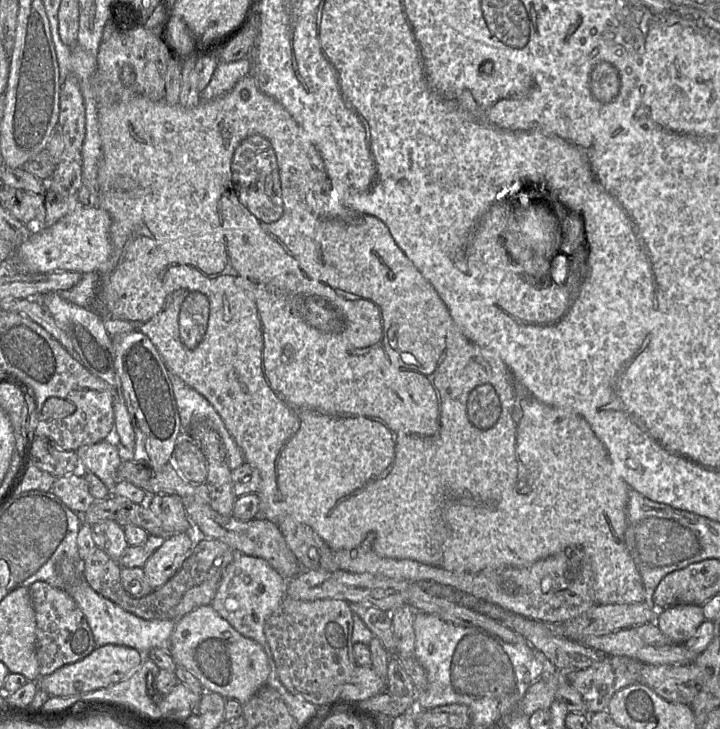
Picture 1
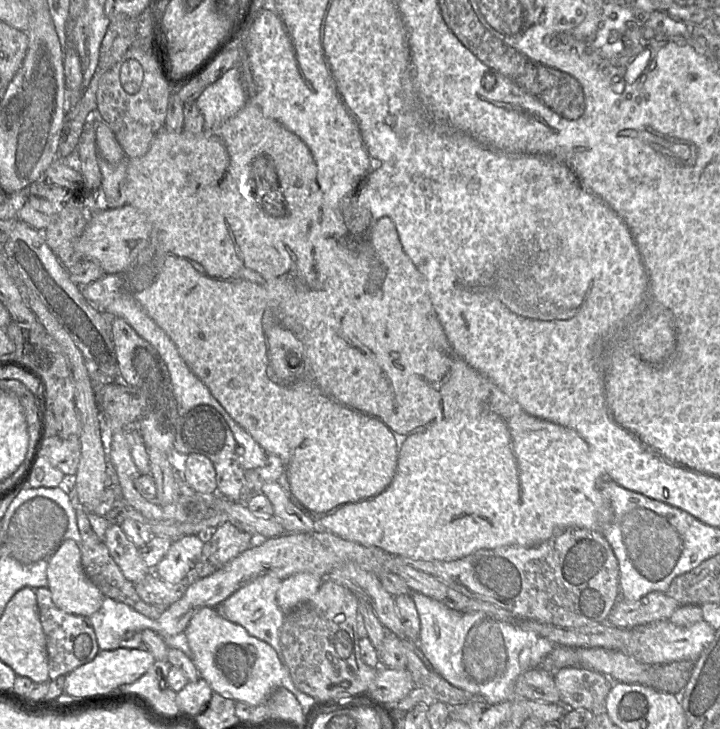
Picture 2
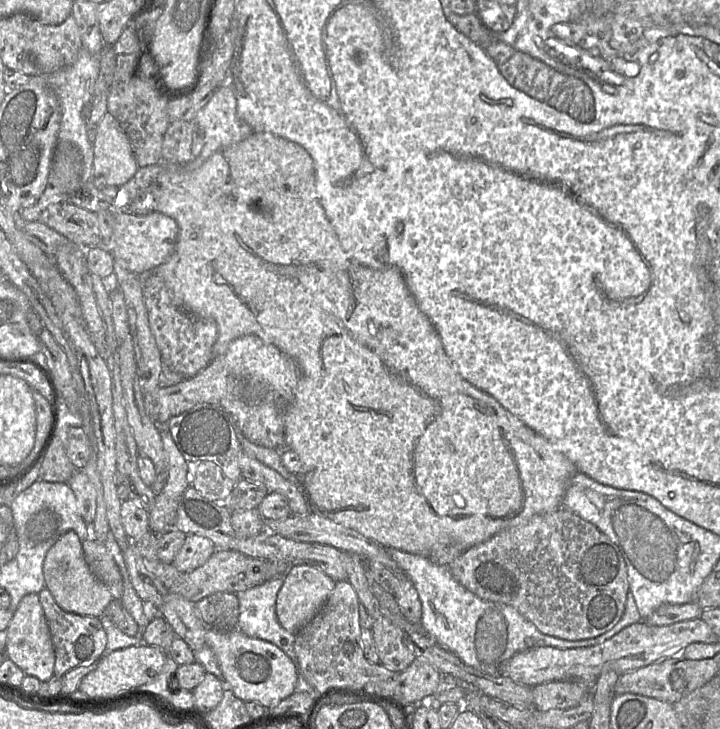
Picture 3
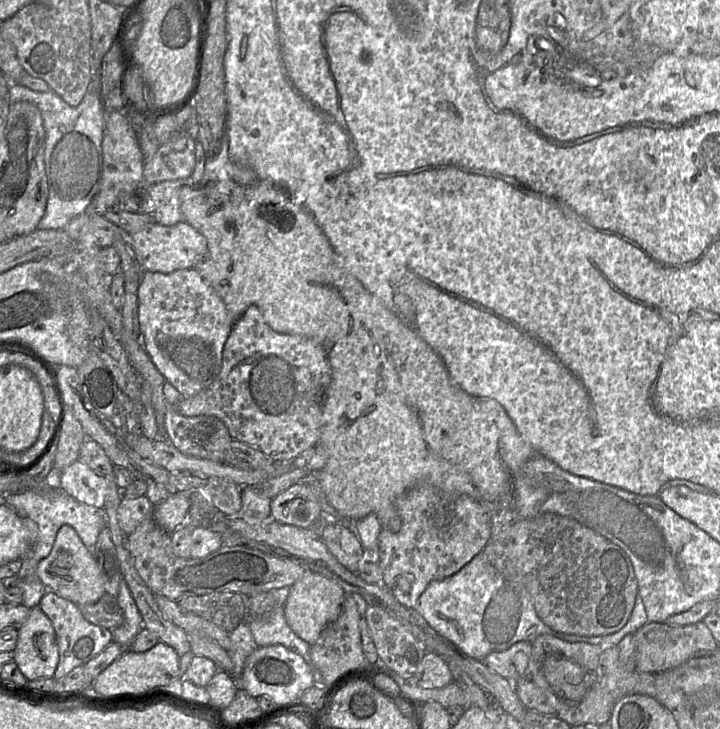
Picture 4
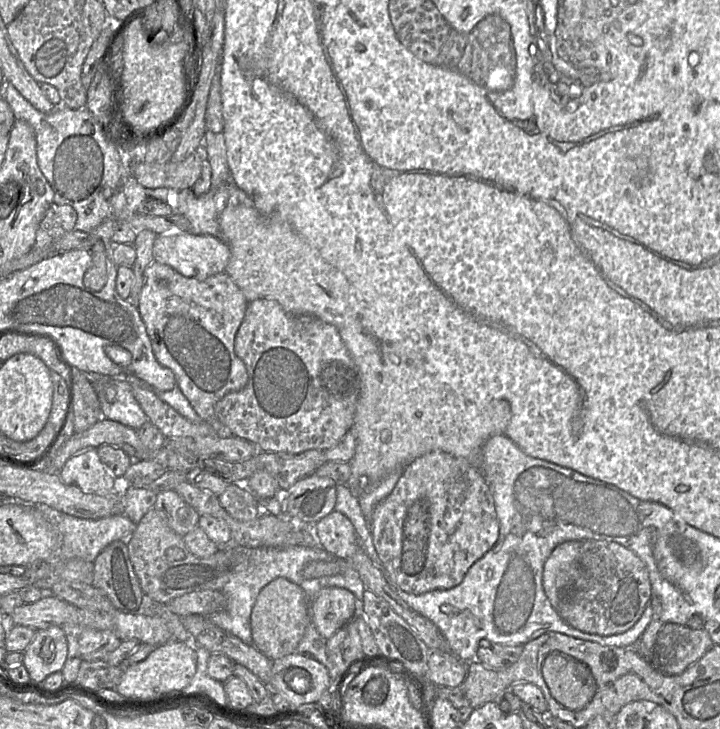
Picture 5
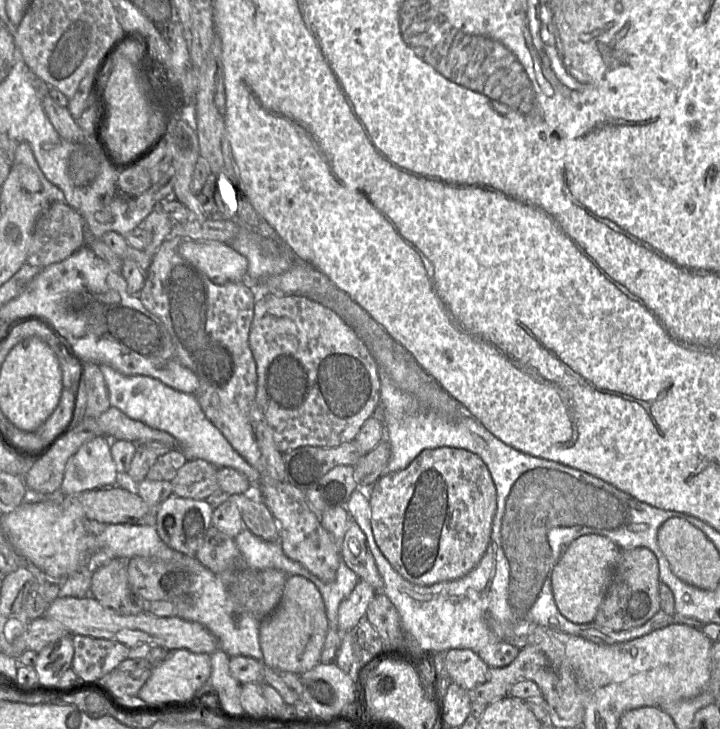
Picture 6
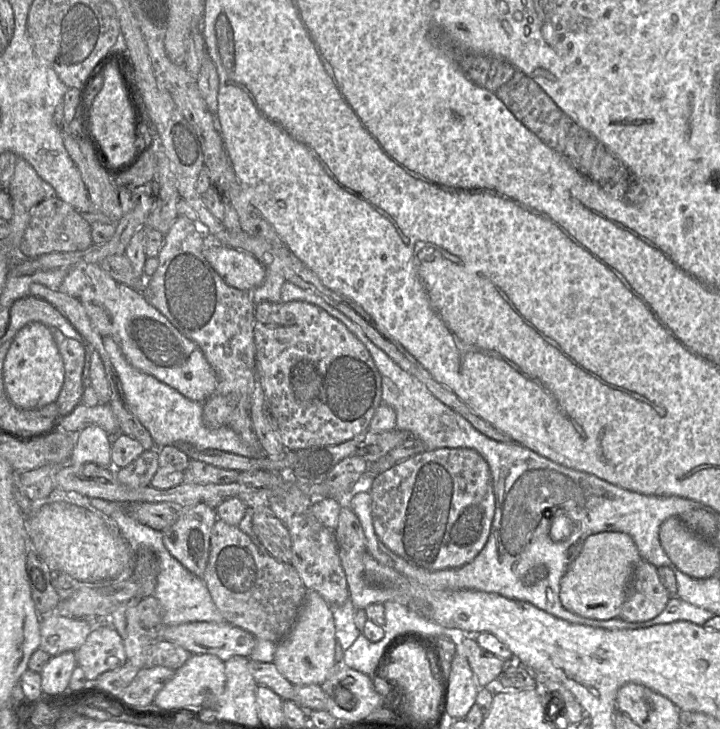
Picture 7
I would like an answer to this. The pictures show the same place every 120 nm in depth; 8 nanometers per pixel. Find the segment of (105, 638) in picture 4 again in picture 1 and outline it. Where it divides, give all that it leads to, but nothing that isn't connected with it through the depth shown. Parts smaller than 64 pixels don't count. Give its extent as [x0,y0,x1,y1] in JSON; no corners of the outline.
[29,581,95,676]

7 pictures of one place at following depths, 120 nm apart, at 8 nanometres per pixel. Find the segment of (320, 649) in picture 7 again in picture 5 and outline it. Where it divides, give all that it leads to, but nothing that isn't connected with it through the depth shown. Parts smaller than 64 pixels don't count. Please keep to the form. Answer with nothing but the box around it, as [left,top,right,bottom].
[250,578,310,660]

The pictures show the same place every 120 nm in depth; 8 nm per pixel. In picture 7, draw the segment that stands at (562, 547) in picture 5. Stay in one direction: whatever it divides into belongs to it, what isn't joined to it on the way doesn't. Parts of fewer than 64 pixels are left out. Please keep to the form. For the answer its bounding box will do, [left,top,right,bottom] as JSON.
[559,531,640,620]

